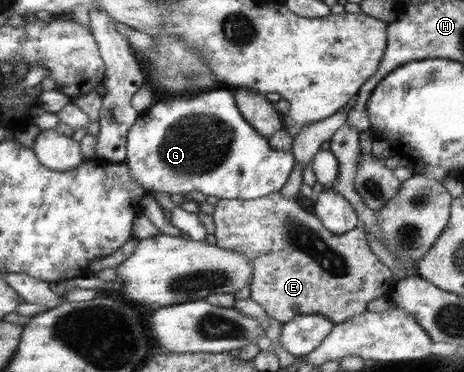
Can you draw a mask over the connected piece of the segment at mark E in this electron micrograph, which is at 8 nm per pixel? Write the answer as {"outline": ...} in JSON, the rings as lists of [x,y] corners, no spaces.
{"outline":[[[280,190],[258,199],[217,200],[212,215],[215,224],[216,244],[222,248],[243,253],[252,266],[252,279],[249,283],[250,297],[266,311],[269,318],[281,324],[290,322],[300,315],[314,315],[328,318],[337,325],[368,311],[368,303],[379,297],[389,296],[396,275],[382,264],[370,251],[363,228],[358,227],[342,235],[336,235],[321,222],[321,219],[308,213],[297,200],[284,198]]]}

